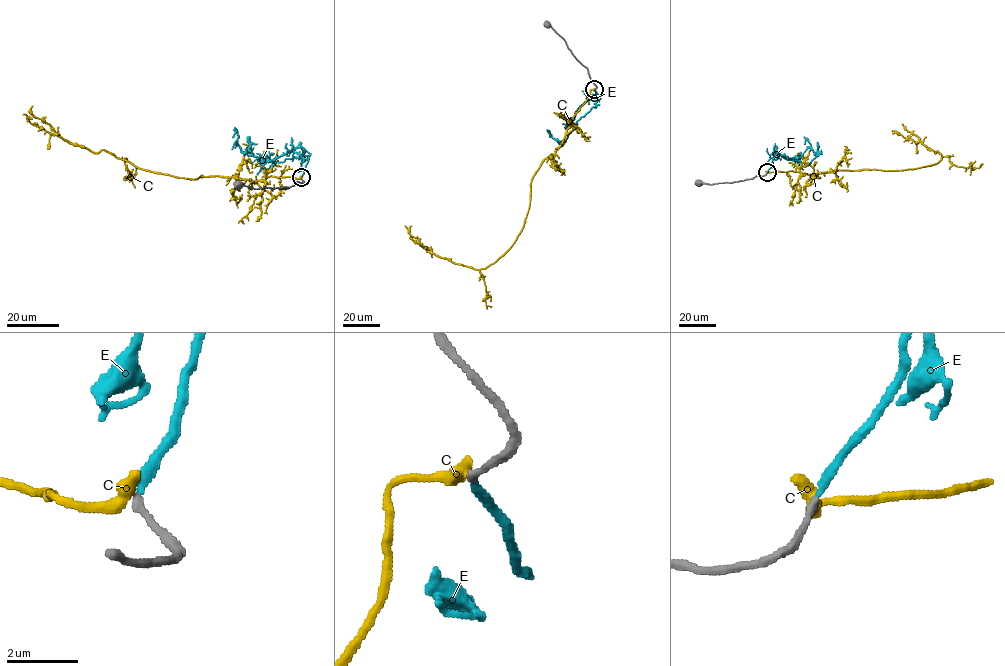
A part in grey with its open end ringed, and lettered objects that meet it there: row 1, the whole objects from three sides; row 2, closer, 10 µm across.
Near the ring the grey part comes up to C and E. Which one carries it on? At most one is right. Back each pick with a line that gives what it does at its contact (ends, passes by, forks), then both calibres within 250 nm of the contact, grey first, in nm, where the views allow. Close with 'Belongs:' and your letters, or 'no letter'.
E: it ends there; 200 nm thick on the grey side, 240 nm on the other
Belongs: E

